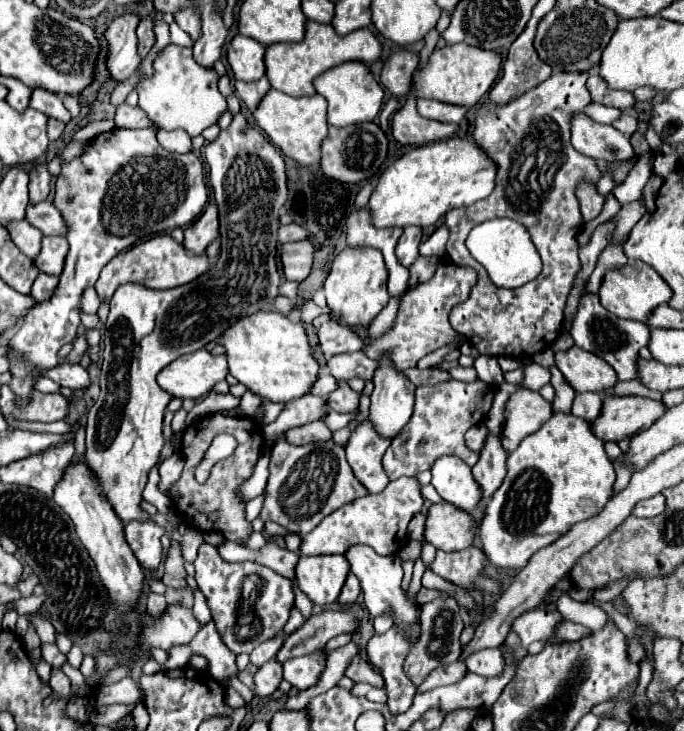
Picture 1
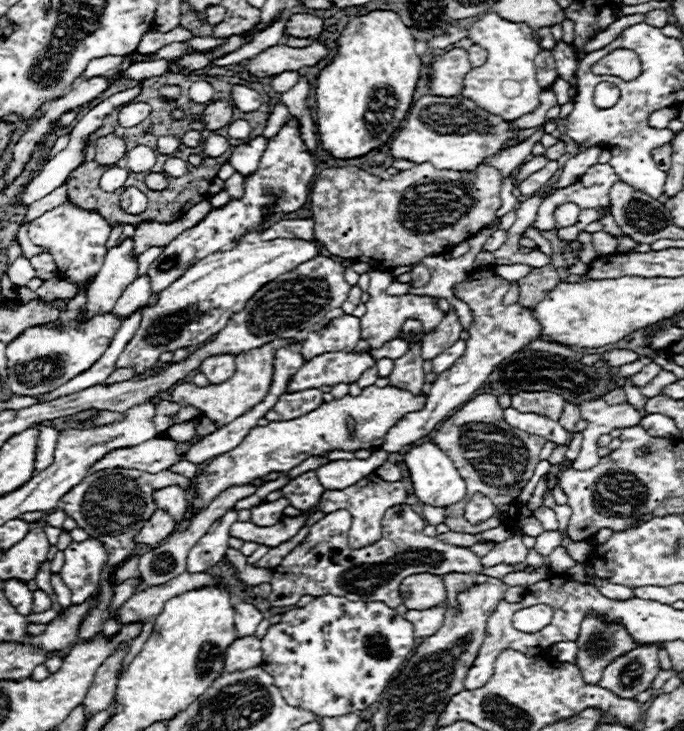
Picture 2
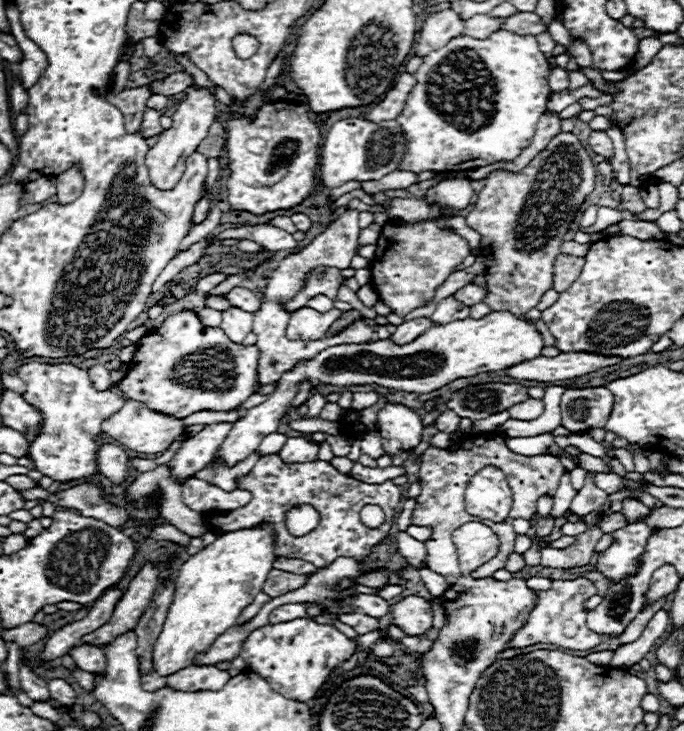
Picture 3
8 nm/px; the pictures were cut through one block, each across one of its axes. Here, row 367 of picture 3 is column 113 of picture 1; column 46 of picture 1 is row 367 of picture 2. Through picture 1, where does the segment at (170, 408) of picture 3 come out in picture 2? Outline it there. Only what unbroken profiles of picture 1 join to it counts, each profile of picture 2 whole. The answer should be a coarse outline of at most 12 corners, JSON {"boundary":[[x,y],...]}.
{"boundary":[[328,352],[304,362],[288,380],[292,394],[352,384],[376,360]]}

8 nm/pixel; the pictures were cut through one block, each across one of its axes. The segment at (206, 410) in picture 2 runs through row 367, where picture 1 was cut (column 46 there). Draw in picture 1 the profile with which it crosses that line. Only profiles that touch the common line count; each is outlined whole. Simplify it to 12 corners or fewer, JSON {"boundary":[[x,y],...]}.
{"boundary":[[44,236],[38,270],[60,276],[68,252],[62,236]]}

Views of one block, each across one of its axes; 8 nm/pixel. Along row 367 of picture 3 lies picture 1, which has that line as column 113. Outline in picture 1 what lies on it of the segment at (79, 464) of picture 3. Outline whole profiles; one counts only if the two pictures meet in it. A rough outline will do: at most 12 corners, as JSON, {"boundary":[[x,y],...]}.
{"boundary":[[124,14],[106,30],[108,70],[120,82],[140,64],[138,16]]}

